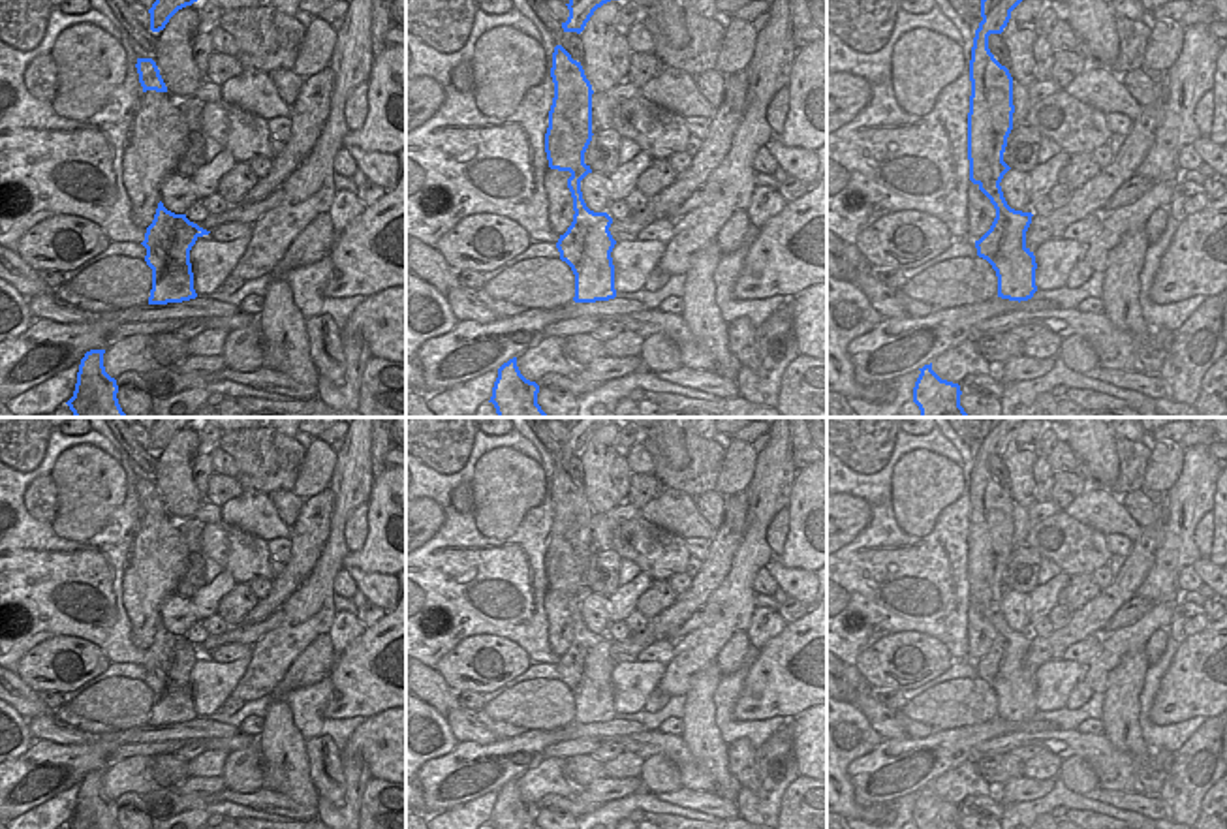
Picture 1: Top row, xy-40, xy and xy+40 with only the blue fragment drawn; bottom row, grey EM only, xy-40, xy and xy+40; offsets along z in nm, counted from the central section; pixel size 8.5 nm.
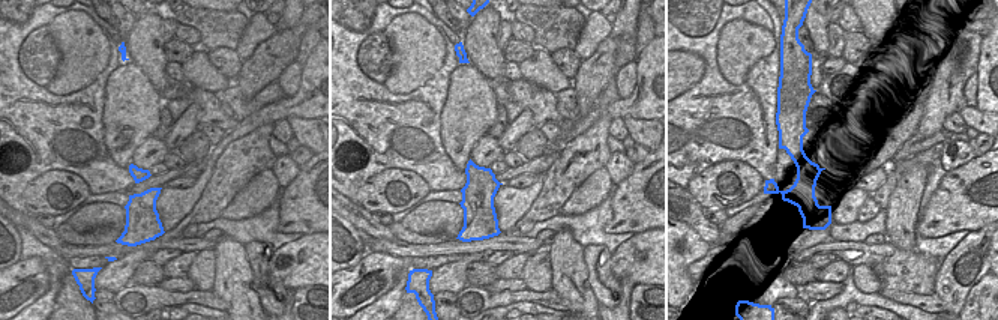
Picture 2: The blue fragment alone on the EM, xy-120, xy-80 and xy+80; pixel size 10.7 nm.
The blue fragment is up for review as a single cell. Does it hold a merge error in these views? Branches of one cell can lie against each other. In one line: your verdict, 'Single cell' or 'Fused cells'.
Fused cells.

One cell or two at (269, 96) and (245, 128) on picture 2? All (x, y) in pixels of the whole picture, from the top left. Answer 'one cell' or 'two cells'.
two cells

